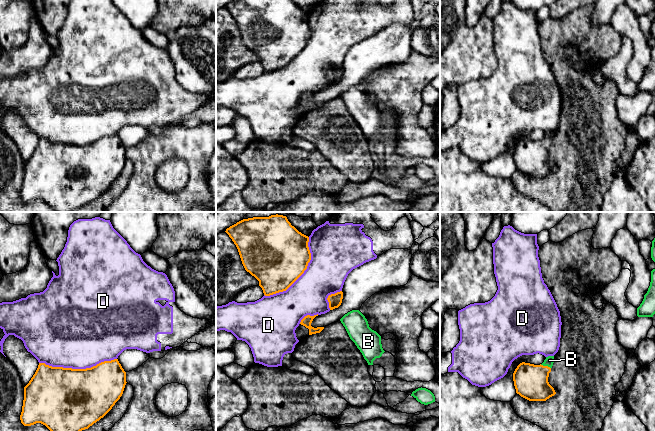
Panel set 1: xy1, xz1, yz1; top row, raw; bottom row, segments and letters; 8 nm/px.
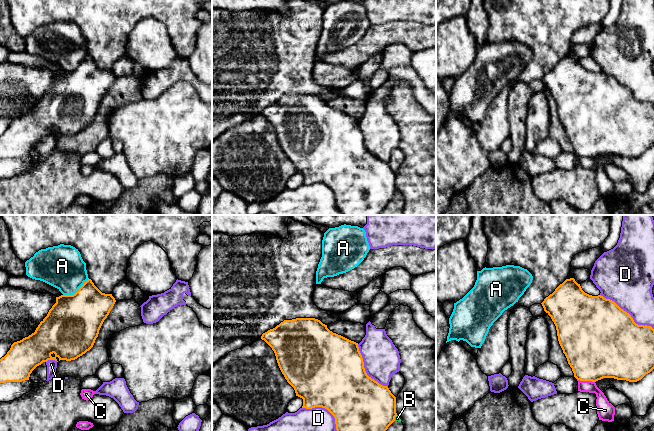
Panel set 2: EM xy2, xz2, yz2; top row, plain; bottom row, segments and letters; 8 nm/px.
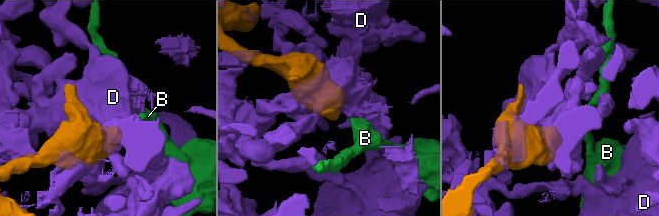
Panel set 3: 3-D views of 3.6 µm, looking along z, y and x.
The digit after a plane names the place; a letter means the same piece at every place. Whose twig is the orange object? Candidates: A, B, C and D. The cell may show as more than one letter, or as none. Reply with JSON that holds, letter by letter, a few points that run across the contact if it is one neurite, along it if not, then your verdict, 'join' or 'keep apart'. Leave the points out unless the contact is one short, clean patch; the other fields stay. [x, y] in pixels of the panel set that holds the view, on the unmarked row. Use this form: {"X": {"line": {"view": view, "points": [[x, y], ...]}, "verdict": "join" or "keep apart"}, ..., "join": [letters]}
{"A": {"verdict": "keep apart"}, "B": {"line": {"view": "yz1", "points": [[531, 158], [545, 142], [549, 136]]}, "verdict": "join"}, "C": {"line": {"view": "yz2", "points": [[577, 155], [594, 158]]}, "verdict": "keep apart"}, "D": {"verdict": "keep apart"}, "join": ["B"]}

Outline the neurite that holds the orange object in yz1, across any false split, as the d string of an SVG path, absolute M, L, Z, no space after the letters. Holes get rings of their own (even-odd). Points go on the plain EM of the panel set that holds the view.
M548 132L540 141L520 139L513 149L516 169L529 177L546 177L556 170L548 153L554 132Z

